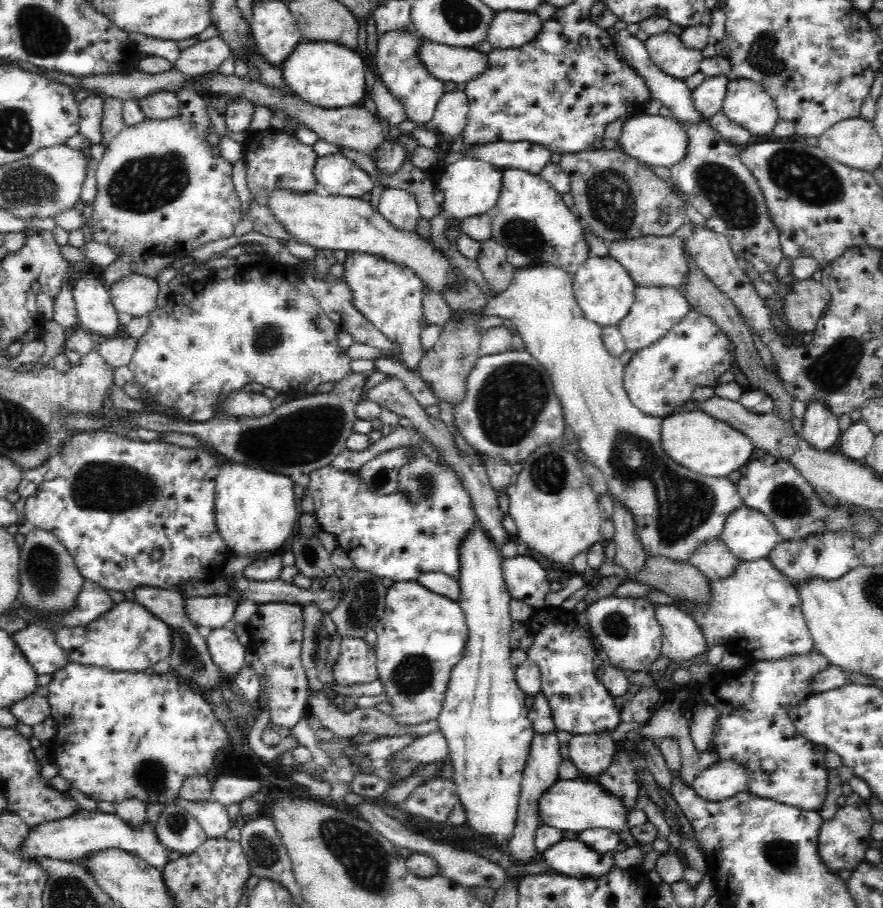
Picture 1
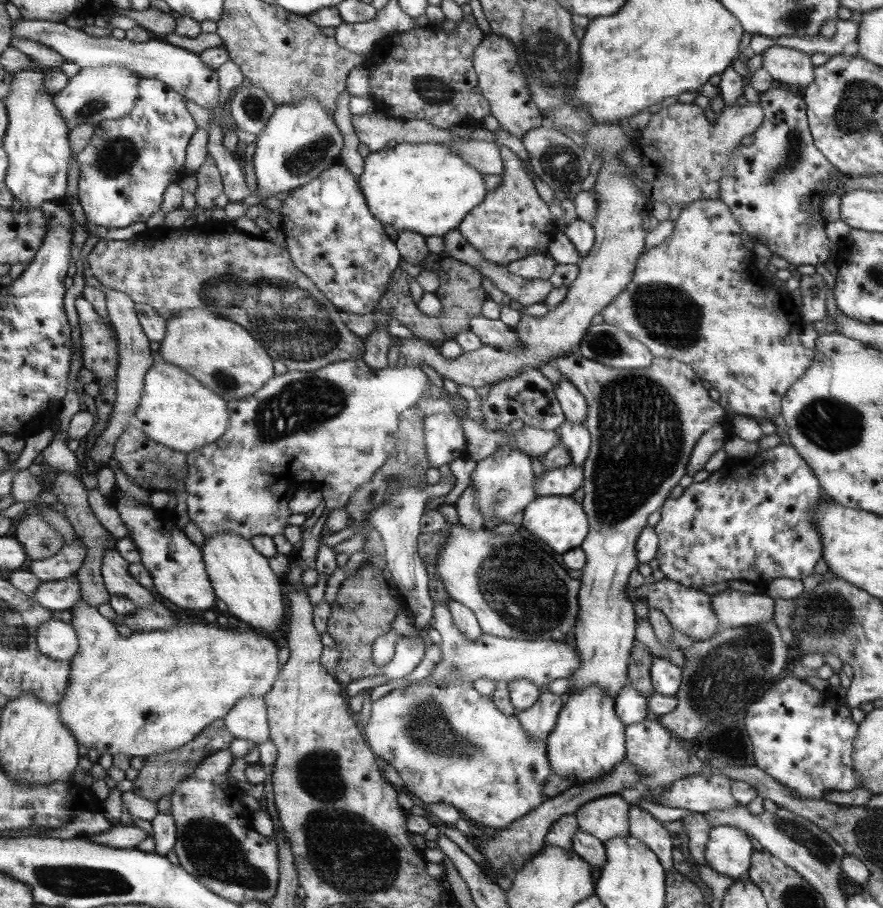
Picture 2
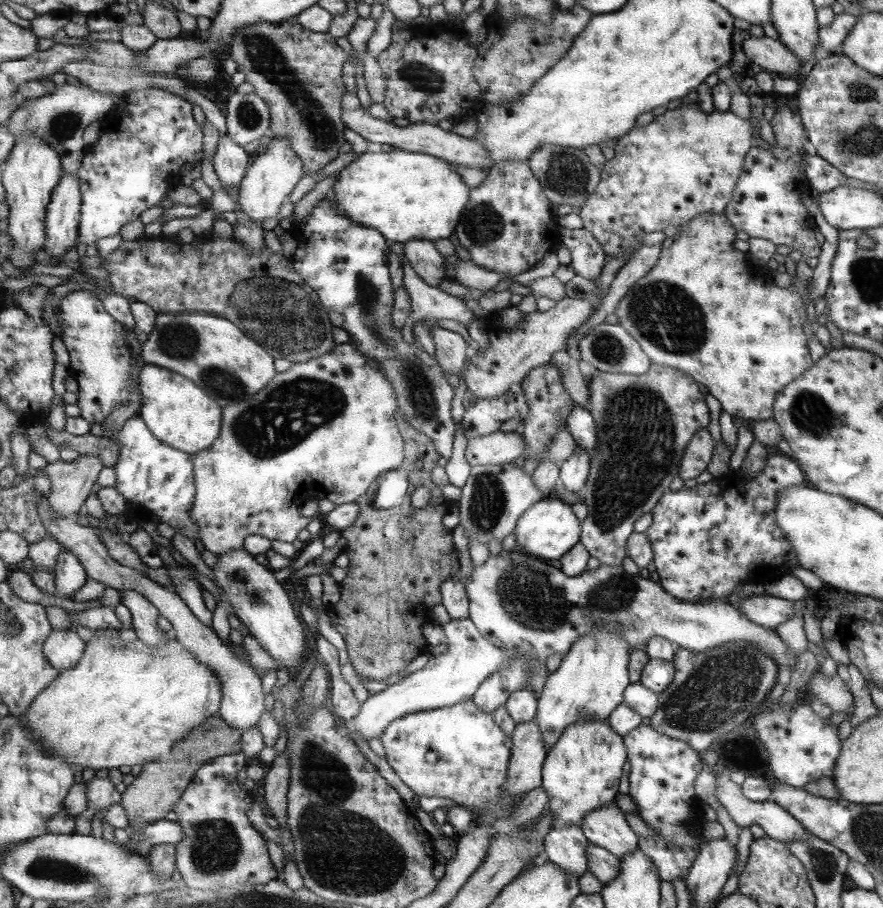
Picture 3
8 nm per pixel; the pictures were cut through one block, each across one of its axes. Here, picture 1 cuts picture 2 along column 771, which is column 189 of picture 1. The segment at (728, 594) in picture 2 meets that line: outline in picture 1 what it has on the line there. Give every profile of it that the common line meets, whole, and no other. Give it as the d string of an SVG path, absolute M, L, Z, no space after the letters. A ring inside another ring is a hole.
M229 596L191 597L185 600L187 617L197 627L225 628L235 614L239 602Z

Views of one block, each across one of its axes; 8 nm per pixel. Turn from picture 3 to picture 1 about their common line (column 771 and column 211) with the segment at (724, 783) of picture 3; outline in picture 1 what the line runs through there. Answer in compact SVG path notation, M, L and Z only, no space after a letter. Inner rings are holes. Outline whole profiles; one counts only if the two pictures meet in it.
M182 798L176 800L182 805L203 828L206 836L210 838L220 838L226 836L226 832L233 826L230 823L226 805L214 800L210 802L186 802Z

